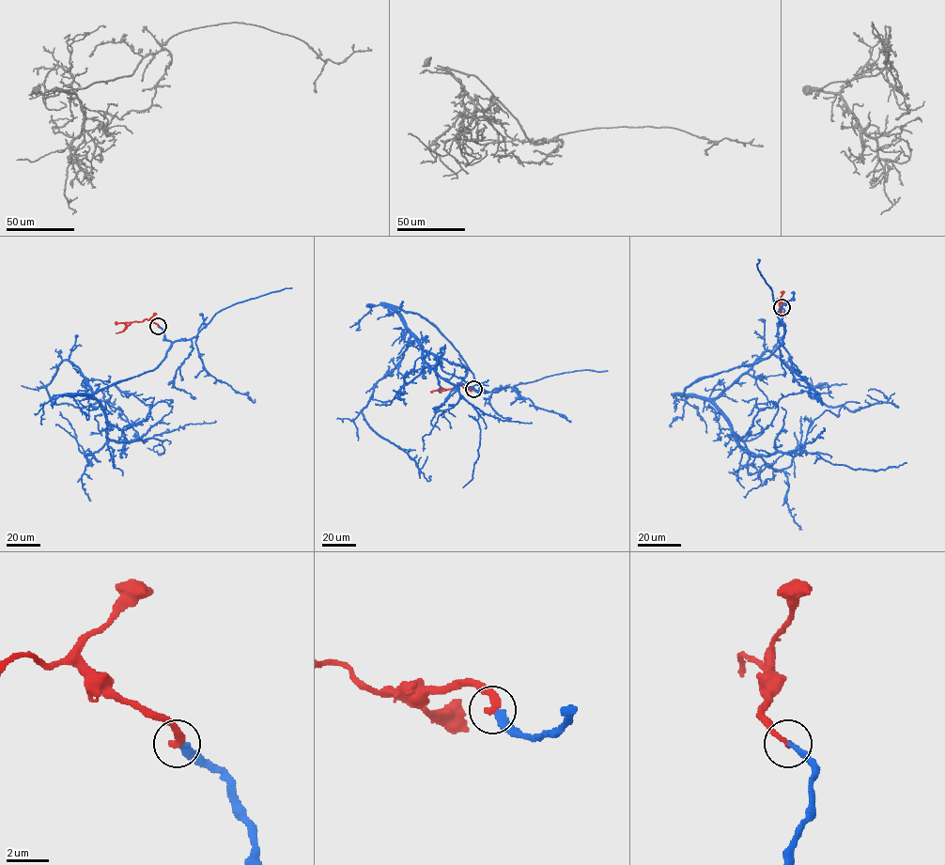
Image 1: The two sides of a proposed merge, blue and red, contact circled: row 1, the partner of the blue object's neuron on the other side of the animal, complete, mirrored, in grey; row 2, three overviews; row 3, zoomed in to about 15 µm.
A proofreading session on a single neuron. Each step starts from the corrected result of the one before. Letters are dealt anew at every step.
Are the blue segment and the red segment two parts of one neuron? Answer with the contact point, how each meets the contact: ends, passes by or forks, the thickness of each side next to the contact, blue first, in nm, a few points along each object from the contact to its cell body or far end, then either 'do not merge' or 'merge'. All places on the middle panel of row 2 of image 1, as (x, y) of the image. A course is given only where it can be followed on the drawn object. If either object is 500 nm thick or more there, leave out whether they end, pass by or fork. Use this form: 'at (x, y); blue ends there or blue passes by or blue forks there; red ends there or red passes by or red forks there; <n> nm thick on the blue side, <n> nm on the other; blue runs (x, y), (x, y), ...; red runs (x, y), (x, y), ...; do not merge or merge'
at (473, 389); blue ends there; red ends there; 300 nm thick on the blue side, 340 nm on the other; blue runs (473, 390), (487, 392), (451, 343), (395, 307), (410, 334), (407, 348), (362, 413), (431, 477); red runs (473, 390), (460, 385), (431, 392); merge

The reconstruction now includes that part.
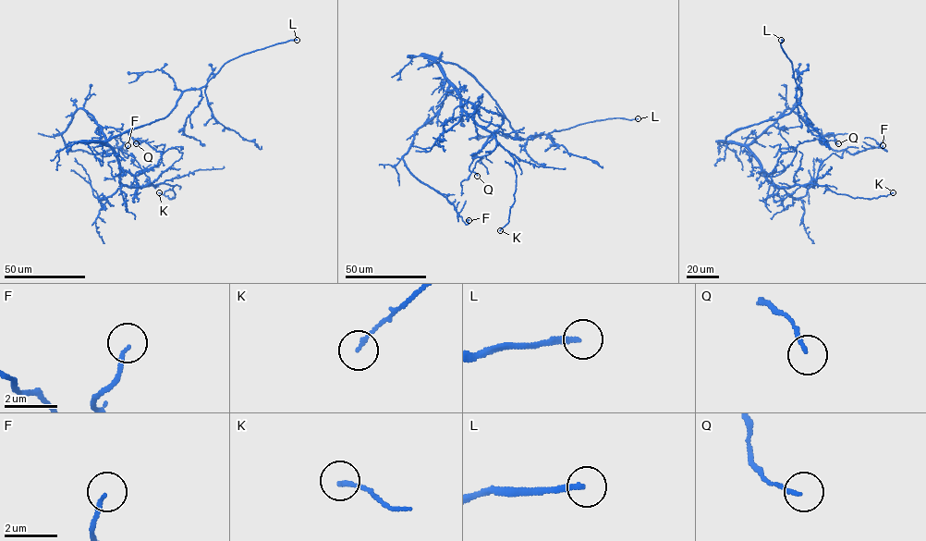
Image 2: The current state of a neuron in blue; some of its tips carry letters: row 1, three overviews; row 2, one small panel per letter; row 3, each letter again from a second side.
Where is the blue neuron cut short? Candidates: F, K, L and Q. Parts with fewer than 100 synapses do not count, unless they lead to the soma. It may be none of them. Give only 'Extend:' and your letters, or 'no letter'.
Extend: L

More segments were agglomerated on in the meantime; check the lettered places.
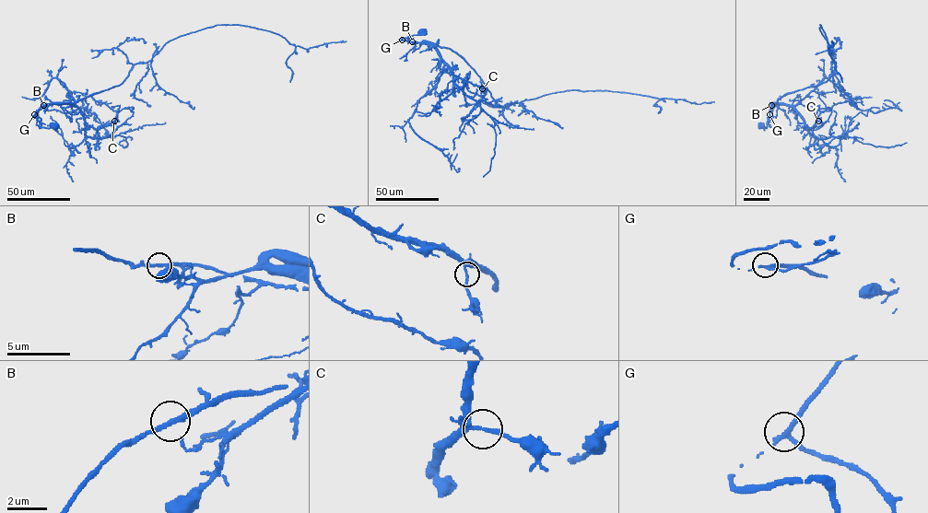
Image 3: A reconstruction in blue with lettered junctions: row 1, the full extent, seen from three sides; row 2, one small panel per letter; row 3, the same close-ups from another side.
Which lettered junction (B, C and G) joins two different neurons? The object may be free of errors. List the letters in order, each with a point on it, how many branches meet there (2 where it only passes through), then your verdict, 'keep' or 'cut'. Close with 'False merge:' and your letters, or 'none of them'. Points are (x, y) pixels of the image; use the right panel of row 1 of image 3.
B: place (771, 105); branches 3; keep
C: place (818, 121); branches 3; keep
G: place (769, 114); branches 3; keep
False merge: none of them

